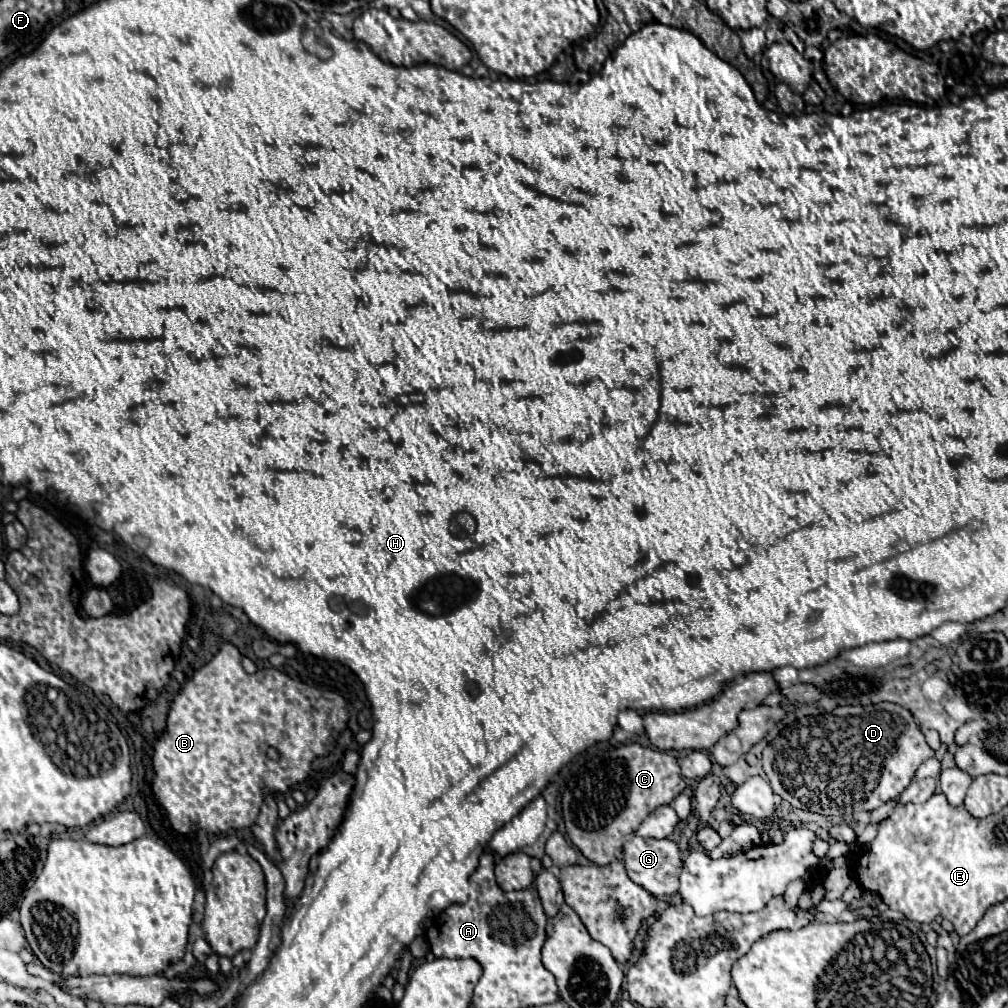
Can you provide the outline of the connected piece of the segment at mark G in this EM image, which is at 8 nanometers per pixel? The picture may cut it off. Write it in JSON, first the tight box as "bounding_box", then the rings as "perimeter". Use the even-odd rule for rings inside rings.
{"bounding_box":[623,831,683,897],"perimeter":[[[633,831],[631,837],[623,845],[623,851],[625,851],[625,857],[623,857],[625,869],[637,885],[643,885],[655,897],[673,895],[679,891],[677,877],[681,873],[683,859],[681,859],[681,851],[675,841],[671,841],[671,839],[643,839]]]}

